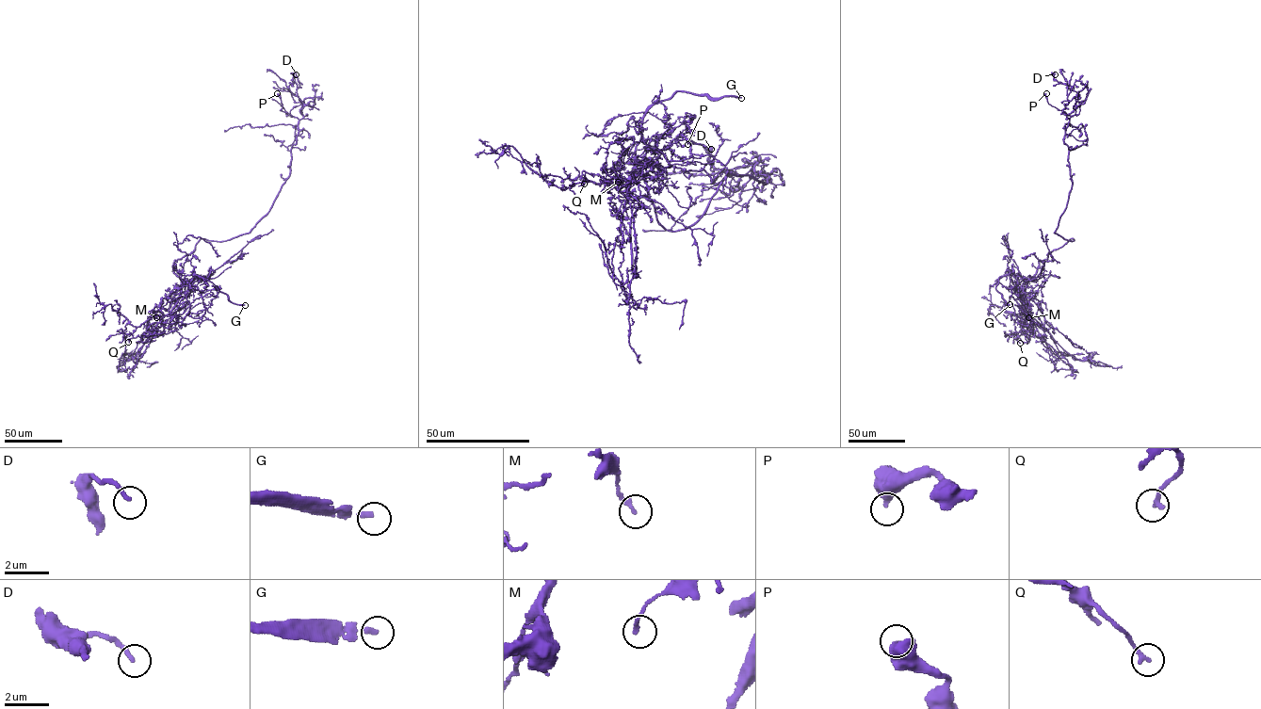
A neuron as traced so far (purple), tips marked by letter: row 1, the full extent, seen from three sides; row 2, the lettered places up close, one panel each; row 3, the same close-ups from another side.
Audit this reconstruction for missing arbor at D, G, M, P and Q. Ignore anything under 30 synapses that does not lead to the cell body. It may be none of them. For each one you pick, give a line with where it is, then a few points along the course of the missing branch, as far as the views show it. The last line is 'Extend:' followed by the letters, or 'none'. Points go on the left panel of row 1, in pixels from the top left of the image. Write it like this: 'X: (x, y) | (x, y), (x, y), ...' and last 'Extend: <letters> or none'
G: (245, 305) | (245, 305), (265, 308), (273, 305)
Extend: G

